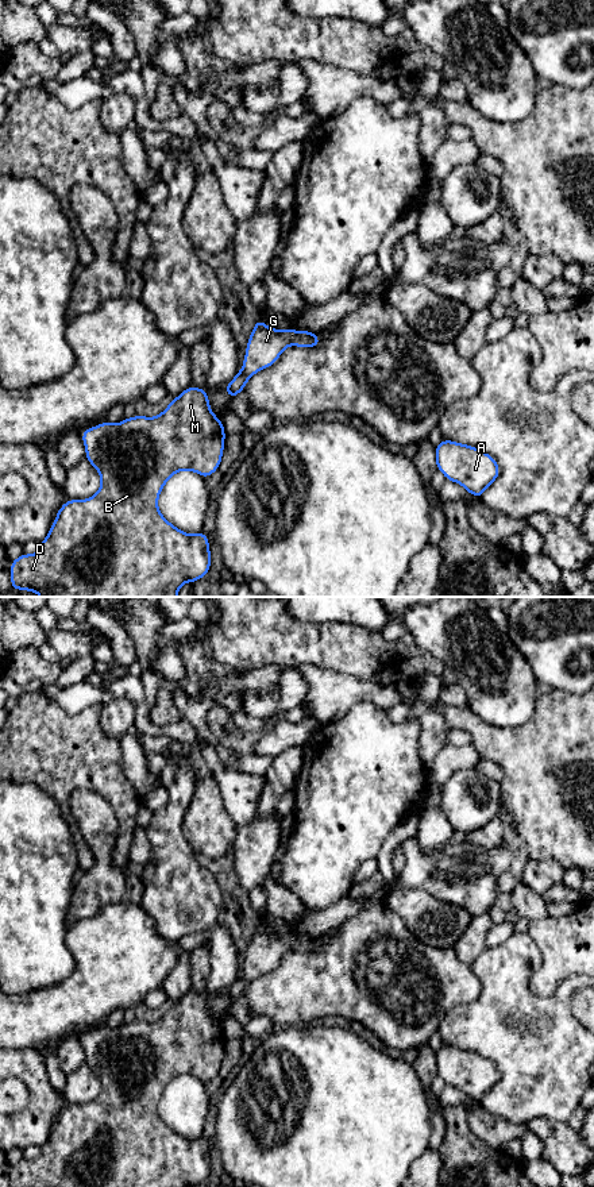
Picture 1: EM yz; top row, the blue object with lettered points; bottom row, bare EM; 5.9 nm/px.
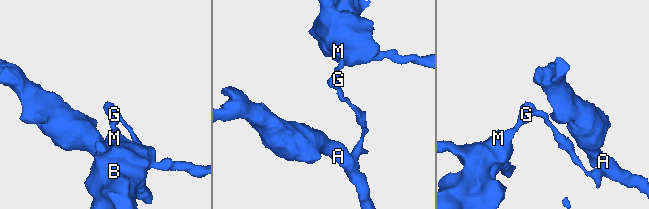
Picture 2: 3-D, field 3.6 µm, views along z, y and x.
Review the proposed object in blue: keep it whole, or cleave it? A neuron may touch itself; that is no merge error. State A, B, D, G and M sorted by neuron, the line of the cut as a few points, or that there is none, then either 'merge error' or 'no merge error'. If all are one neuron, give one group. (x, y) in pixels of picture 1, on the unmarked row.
A / B D G M; cut in yz along (296, 936), (290, 948); merge error

